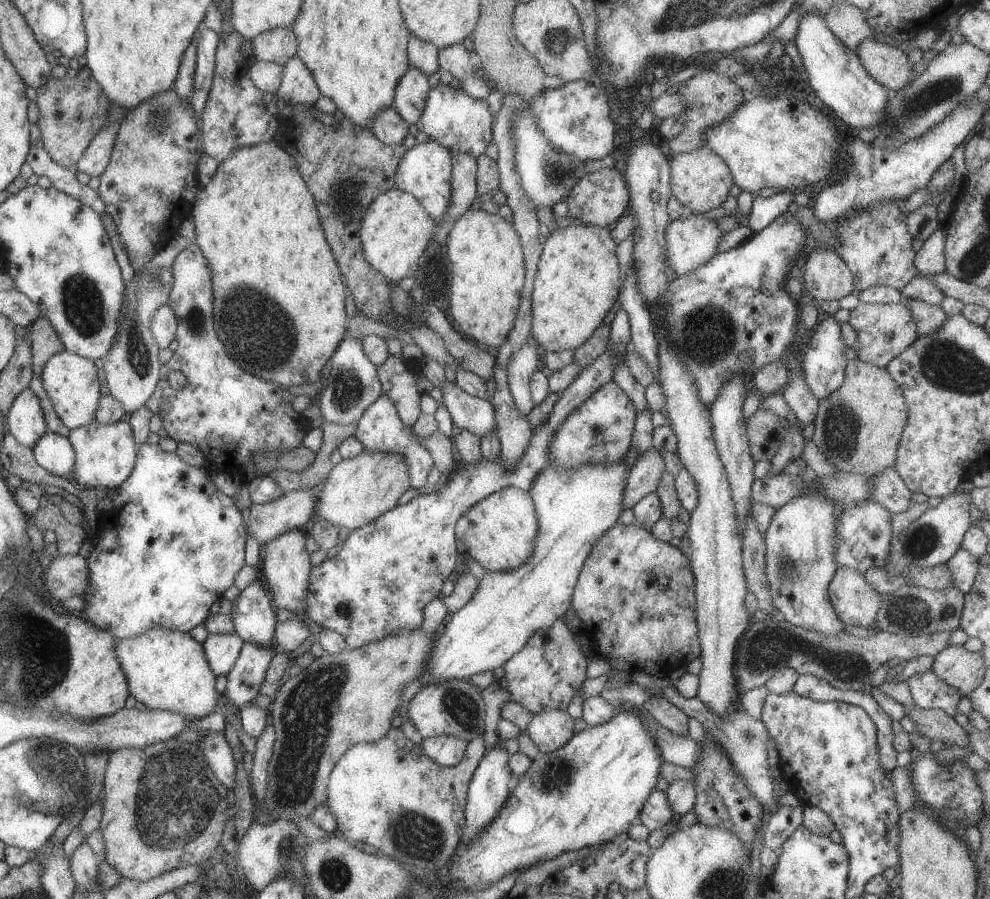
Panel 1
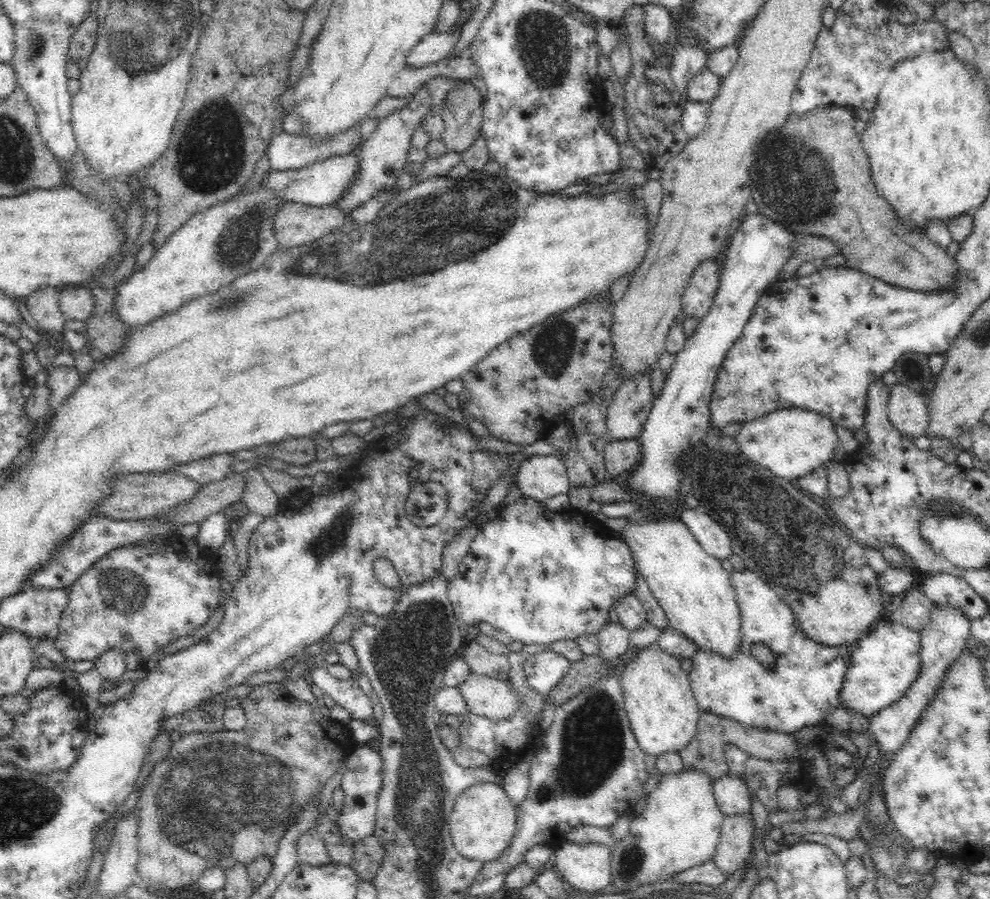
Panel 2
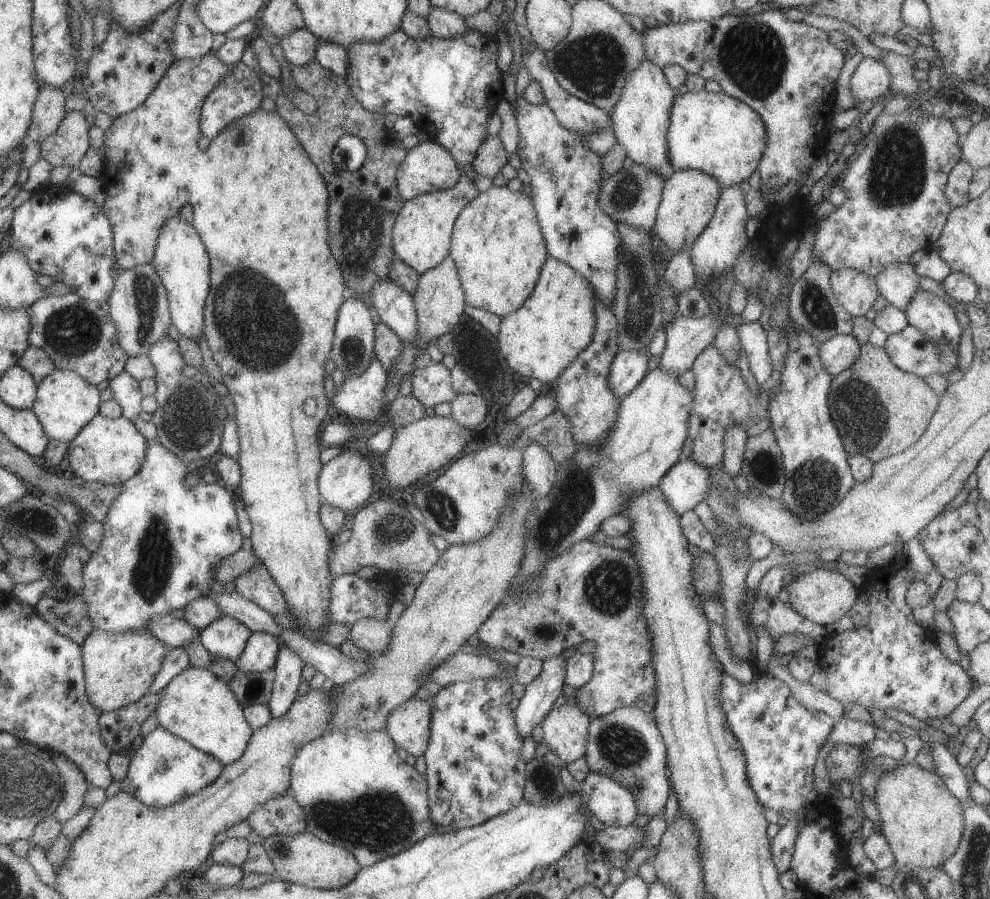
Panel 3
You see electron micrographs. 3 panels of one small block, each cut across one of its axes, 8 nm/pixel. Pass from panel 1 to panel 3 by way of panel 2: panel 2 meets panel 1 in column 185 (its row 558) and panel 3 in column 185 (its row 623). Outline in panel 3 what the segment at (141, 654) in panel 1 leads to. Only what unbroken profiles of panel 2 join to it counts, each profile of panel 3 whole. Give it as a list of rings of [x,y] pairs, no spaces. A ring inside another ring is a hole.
[[[188,665],[160,692],[159,704],[153,712],[159,727],[187,741],[197,750],[210,754],[222,765],[229,766],[241,758],[251,738],[252,728],[226,681],[217,678],[209,669]]]

